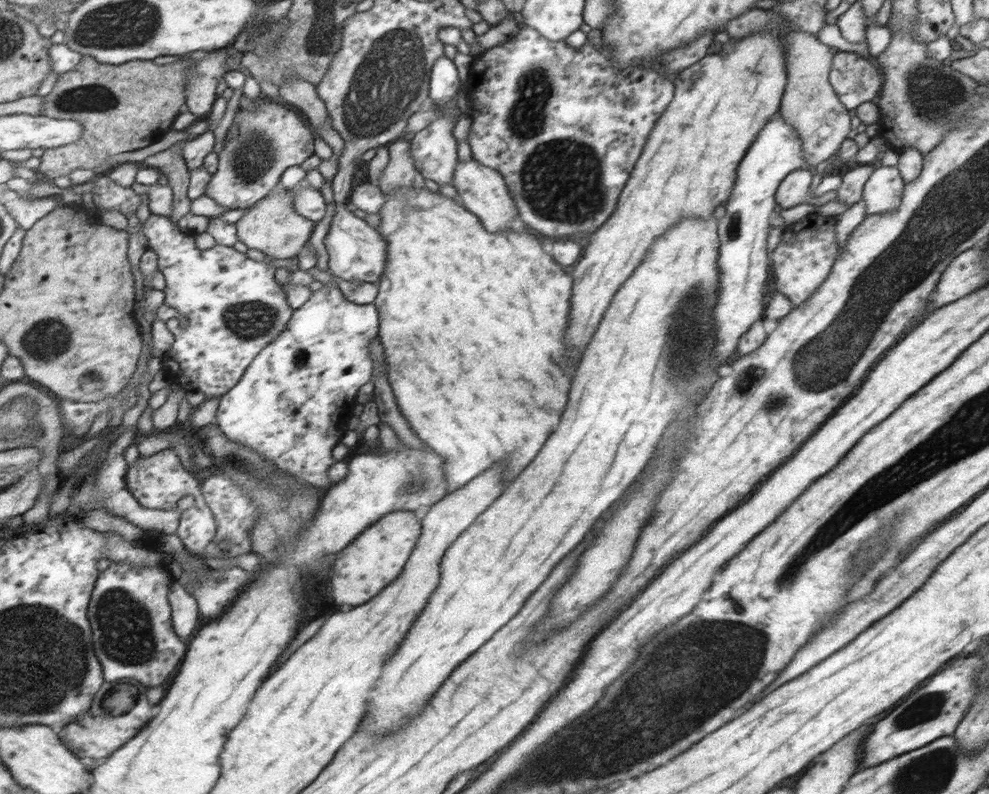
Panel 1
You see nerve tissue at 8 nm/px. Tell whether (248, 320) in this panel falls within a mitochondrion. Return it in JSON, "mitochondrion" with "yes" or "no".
{"mitochondrion":"yes"}

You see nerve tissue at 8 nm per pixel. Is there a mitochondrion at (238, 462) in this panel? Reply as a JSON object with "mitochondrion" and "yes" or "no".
{"mitochondrion":"yes"}

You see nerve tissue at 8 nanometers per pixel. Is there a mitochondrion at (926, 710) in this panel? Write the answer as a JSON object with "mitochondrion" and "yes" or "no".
{"mitochondrion":"yes"}

